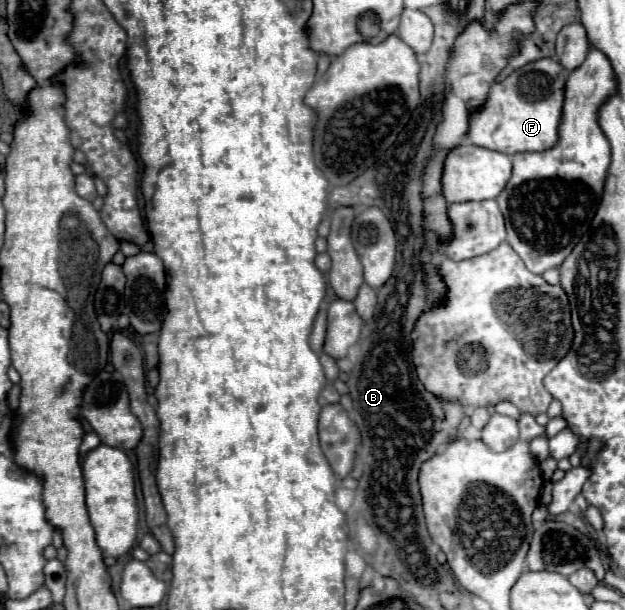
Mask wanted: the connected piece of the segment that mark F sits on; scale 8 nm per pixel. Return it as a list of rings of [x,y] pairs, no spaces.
[[[539,59],[513,71],[505,81],[491,87],[485,109],[471,115],[469,139],[479,147],[507,155],[555,147],[559,141],[565,83],[567,71],[553,59]]]

